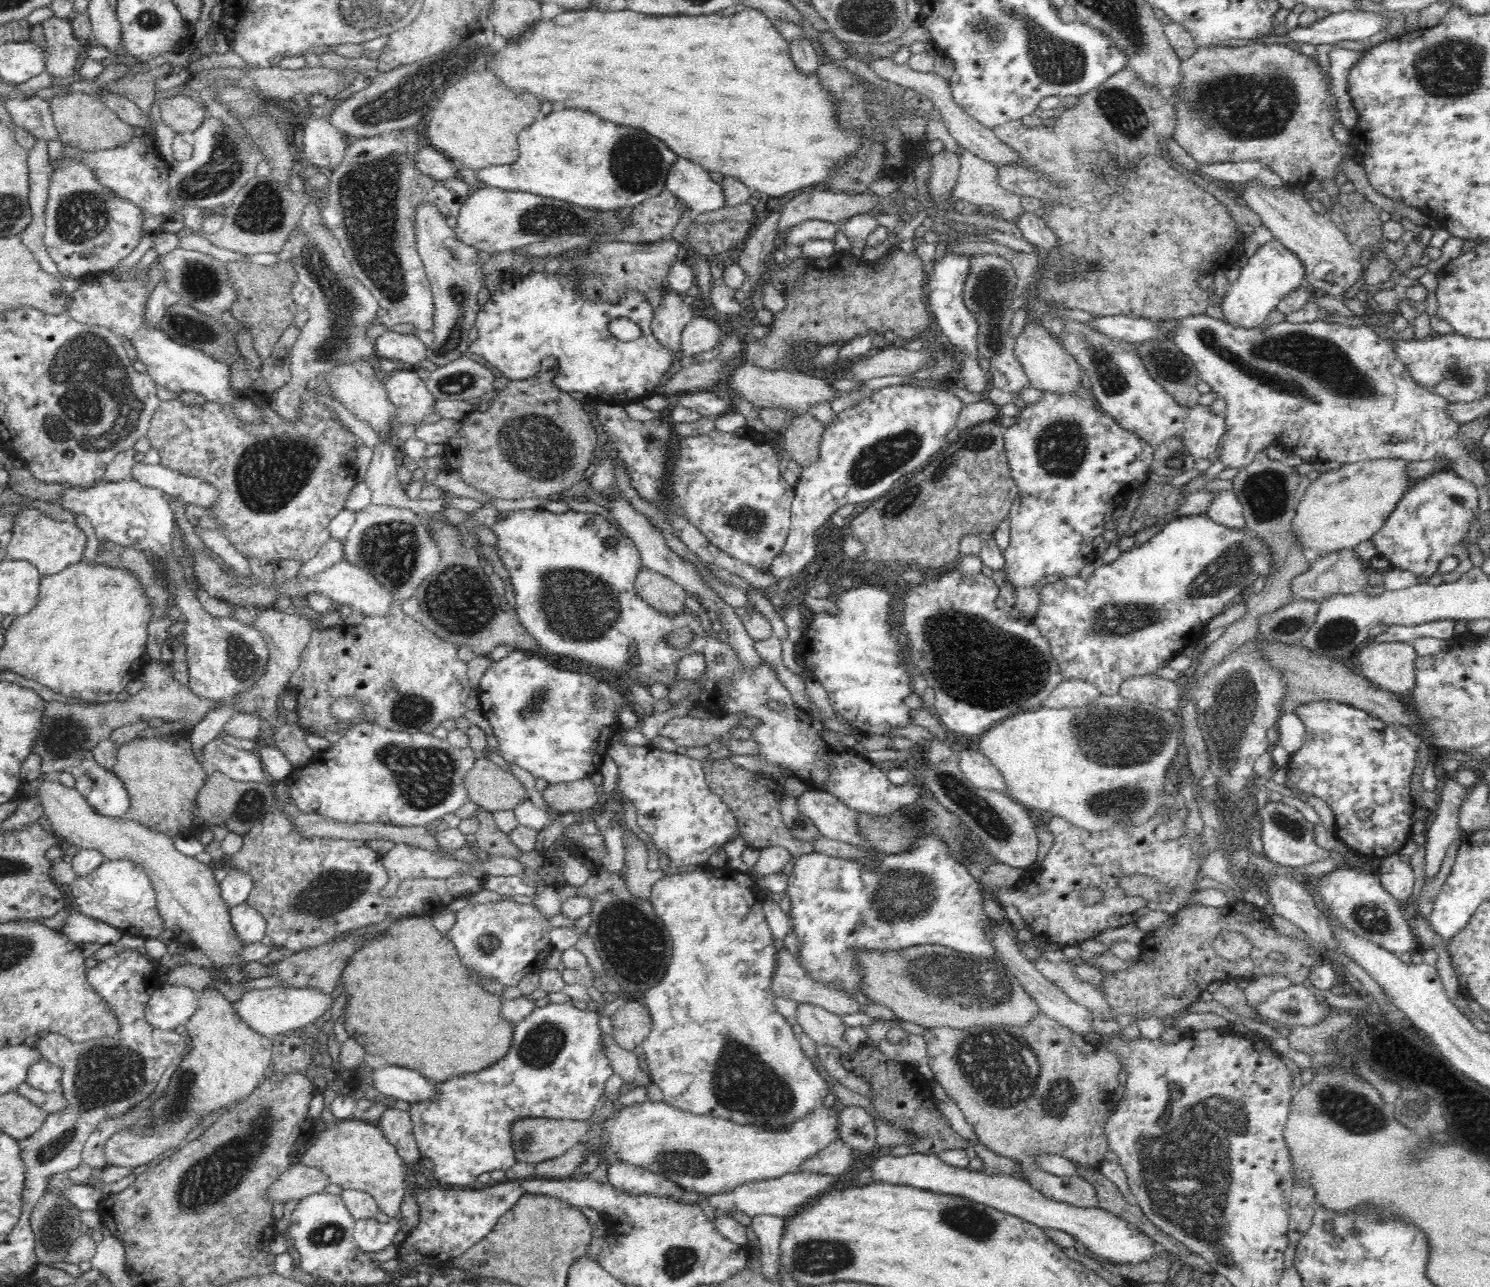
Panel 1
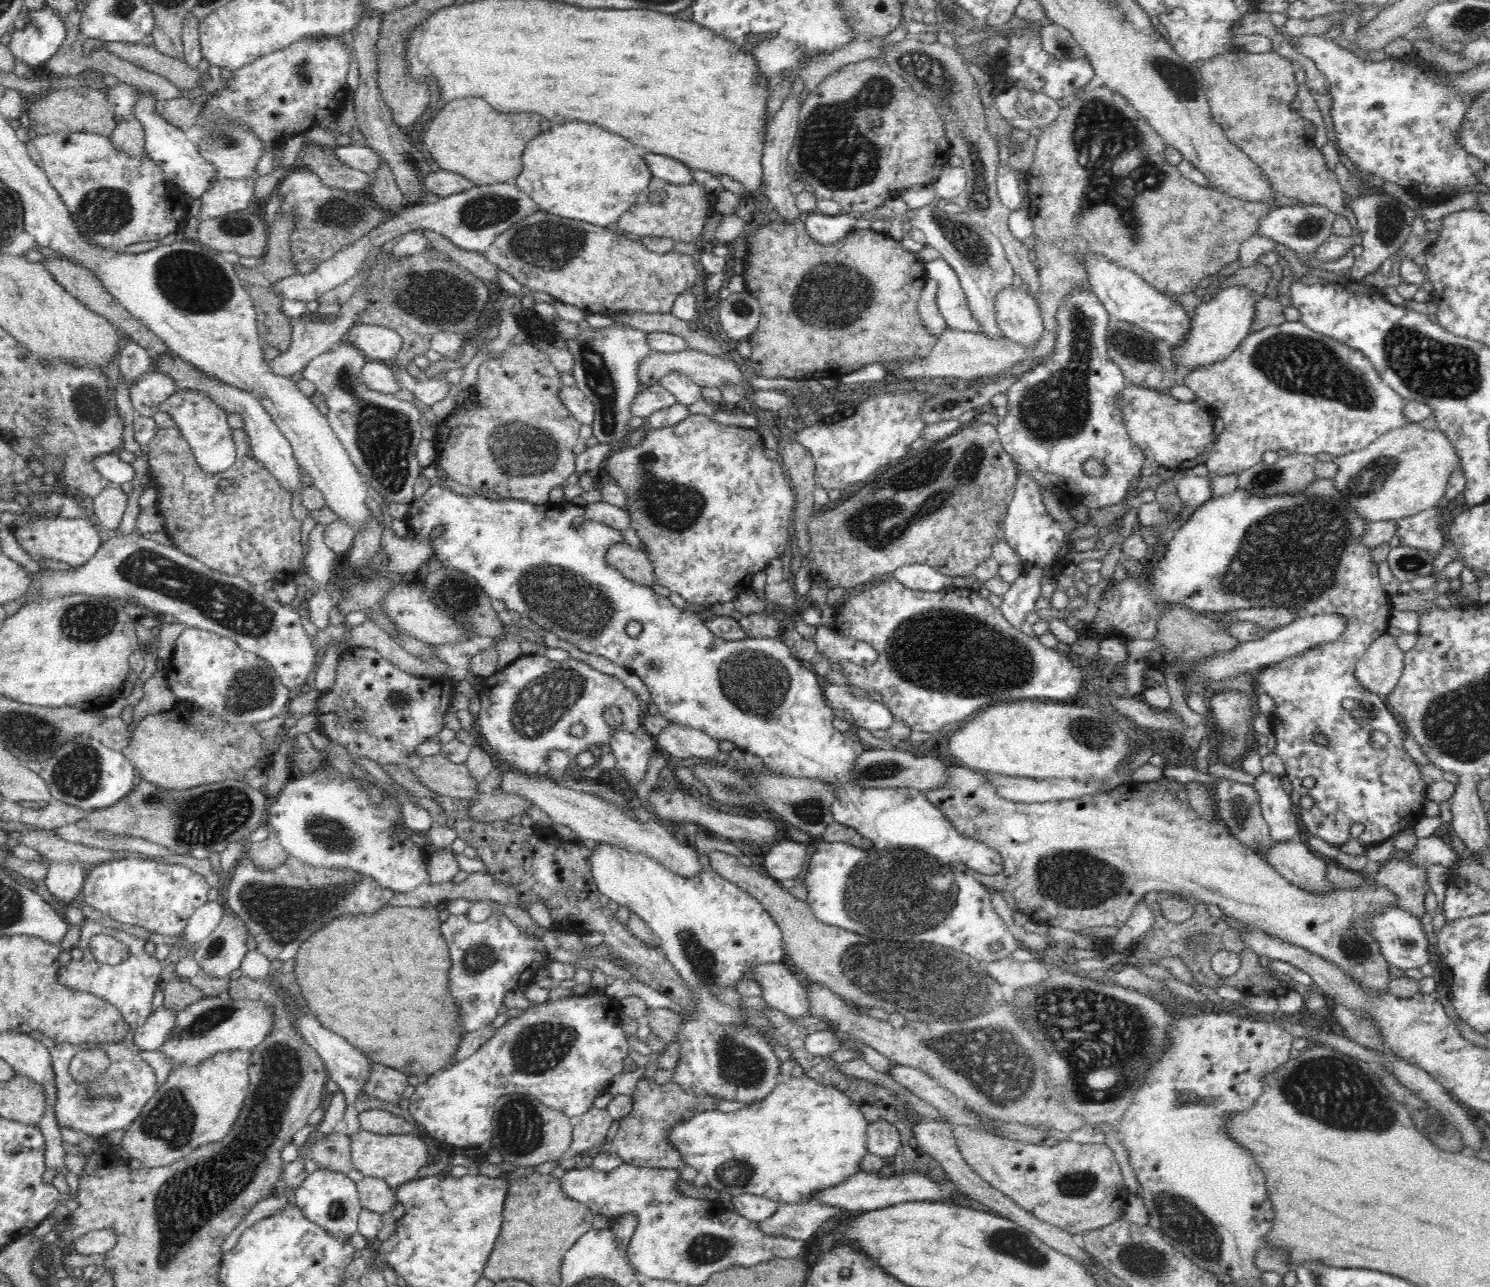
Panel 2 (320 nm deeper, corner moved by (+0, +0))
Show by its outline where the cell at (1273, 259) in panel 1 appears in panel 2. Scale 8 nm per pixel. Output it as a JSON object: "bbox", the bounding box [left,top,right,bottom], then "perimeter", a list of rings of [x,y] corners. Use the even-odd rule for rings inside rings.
{"bbox":[1172,285,1260,375],"perimeter":[[[1235,285],[1226,287],[1208,302],[1198,305],[1192,314],[1192,332],[1180,348],[1172,350],[1176,365],[1180,365],[1178,374],[1185,375],[1198,365],[1207,365],[1230,356],[1240,346],[1240,342],[1253,331],[1259,299],[1260,296],[1246,286]]]}

